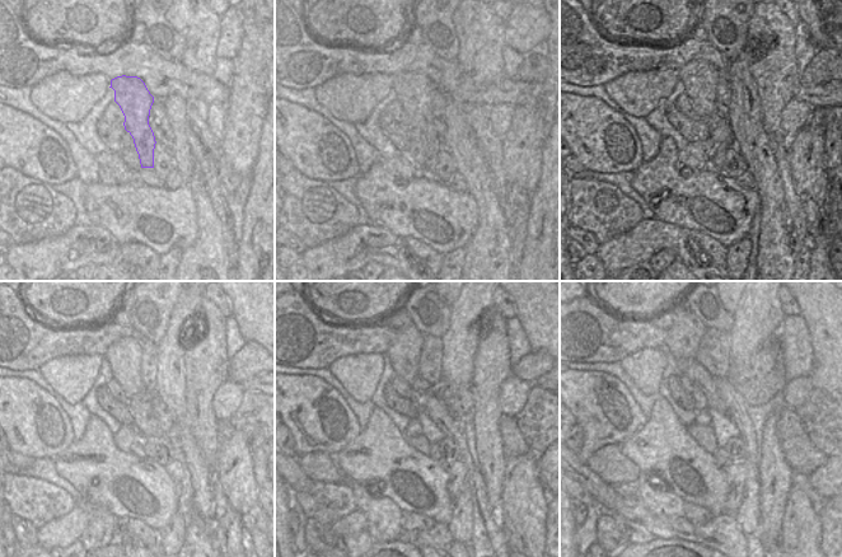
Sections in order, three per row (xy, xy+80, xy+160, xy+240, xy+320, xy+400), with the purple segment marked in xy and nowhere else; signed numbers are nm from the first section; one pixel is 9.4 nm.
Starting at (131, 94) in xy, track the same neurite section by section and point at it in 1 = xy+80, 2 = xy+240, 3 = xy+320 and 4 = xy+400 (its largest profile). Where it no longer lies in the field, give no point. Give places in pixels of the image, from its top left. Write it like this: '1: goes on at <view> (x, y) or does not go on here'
1: goes on at xy+80 (414, 90)
2: goes on at xy+240 (124, 356)
3: goes on at xy+320 (403, 354)
4: goes on at xy+400 (683, 337)

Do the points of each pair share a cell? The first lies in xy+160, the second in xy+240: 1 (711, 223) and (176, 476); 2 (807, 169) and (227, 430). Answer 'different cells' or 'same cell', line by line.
1: different cells
2: different cells

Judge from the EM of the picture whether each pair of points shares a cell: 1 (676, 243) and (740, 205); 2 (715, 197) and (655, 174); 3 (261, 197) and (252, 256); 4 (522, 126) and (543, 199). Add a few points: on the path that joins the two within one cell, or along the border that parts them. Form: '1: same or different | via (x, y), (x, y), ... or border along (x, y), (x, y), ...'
1: different | border along (668, 223), (700, 232)
2: same | via (700, 195), (678, 193), (670, 187)
3: same | via (261, 211), (255, 219), (255, 242)
4: different | border along (542, 151), (541, 178), (531, 193)

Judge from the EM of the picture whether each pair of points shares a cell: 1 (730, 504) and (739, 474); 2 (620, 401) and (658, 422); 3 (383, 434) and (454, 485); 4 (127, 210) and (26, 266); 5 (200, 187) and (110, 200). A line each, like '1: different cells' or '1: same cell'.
1: same cell
2: different cells
3: different cells
4: different cells
5: different cells

